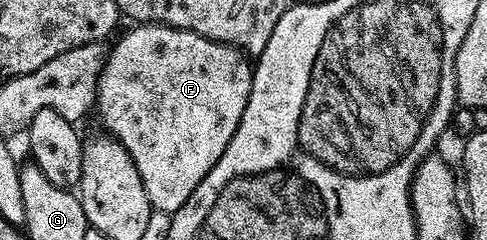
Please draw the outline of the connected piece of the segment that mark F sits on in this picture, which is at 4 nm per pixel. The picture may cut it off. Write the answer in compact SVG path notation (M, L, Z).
M136 25L133 28L133 31L126 32L116 44L114 42L111 44L108 61L100 75L98 112L100 111L101 119L108 126L107 134L119 141L130 153L130 157L142 177L146 197L152 203L153 208L171 213L177 211L182 205L186 205L190 193L194 193L194 189L198 189L198 185L206 177L206 173L210 173L210 169L214 169L214 165L218 165L218 157L222 157L222 153L226 153L226 145L230 145L230 137L234 137L234 133L242 121L246 101L250 97L254 67L249 56L237 47L232 47L229 43L219 43L213 39L207 39L193 31L183 31L177 27L163 25Z

